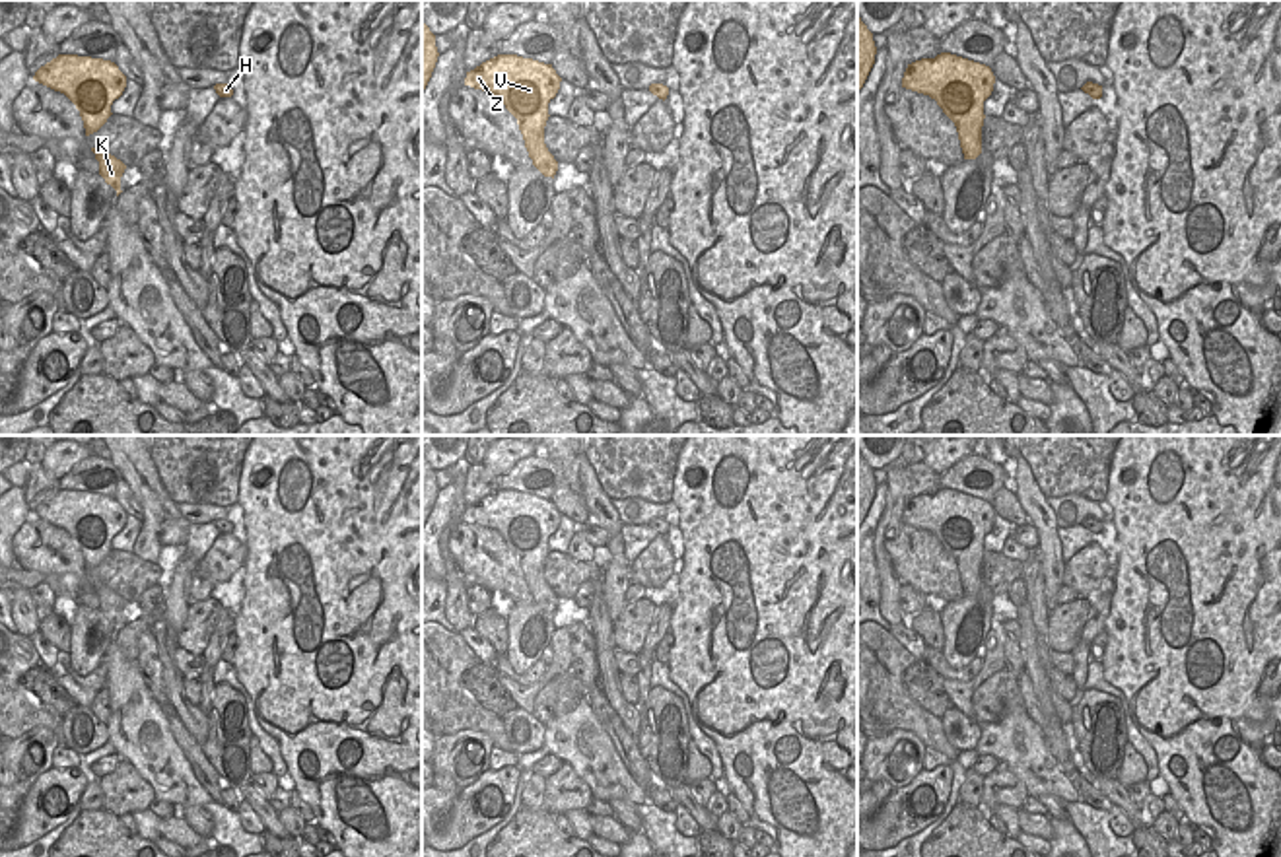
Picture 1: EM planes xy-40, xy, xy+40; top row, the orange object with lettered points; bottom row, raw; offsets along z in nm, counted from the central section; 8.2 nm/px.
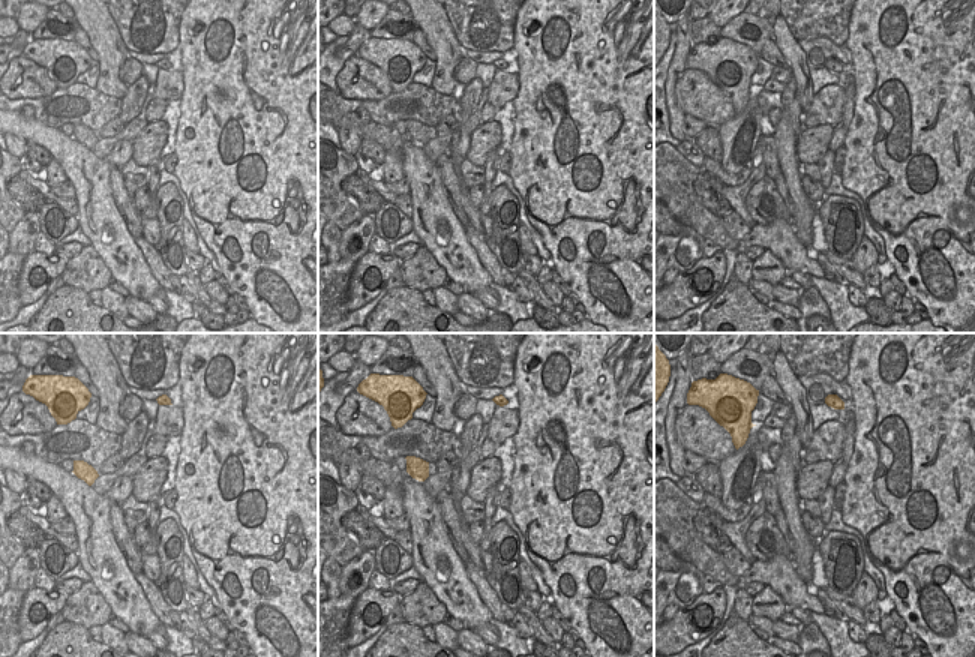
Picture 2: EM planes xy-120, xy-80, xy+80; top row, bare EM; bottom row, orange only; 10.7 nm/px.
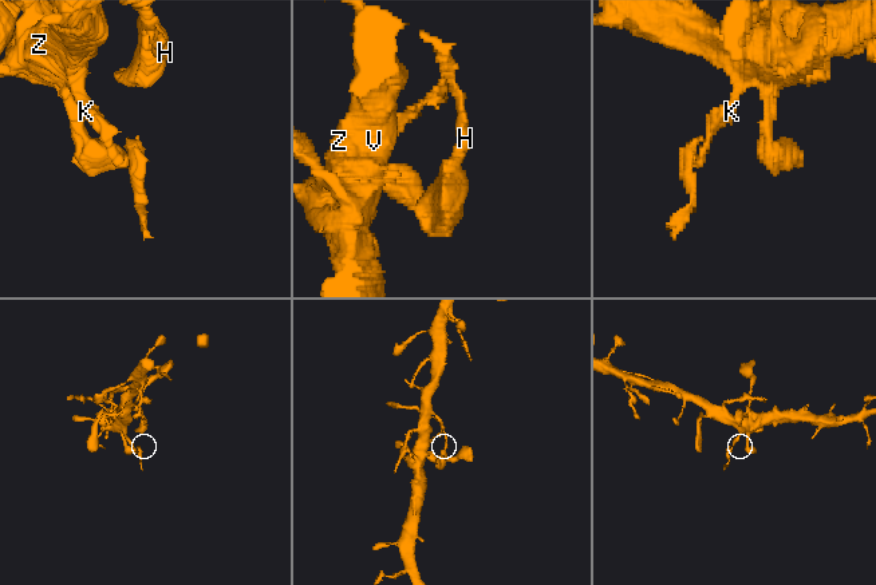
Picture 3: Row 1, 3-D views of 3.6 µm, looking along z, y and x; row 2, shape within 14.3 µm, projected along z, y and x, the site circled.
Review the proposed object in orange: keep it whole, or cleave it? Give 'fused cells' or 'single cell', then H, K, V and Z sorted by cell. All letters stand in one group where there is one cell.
fused cells; H V Z / K

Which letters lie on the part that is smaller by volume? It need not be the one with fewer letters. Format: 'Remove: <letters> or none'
Remove: K

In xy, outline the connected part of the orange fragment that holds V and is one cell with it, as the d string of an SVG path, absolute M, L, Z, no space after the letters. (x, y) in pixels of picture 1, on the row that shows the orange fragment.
M498 54L467 72L465 86L494 93L517 119L529 154L544 144L548 103L556 97L562 78L552 64L517 54Z

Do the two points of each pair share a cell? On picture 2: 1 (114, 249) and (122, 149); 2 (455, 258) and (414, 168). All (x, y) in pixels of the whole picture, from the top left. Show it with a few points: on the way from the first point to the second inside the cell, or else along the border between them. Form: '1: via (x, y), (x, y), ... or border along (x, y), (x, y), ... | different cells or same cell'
1: via (102, 224), (99, 219), (99, 174) | same cell
2: via (444, 236), (432, 218), (428, 191) | same cell

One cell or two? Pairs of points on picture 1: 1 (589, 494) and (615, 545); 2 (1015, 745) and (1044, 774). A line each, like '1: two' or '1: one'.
1: one
2: one

